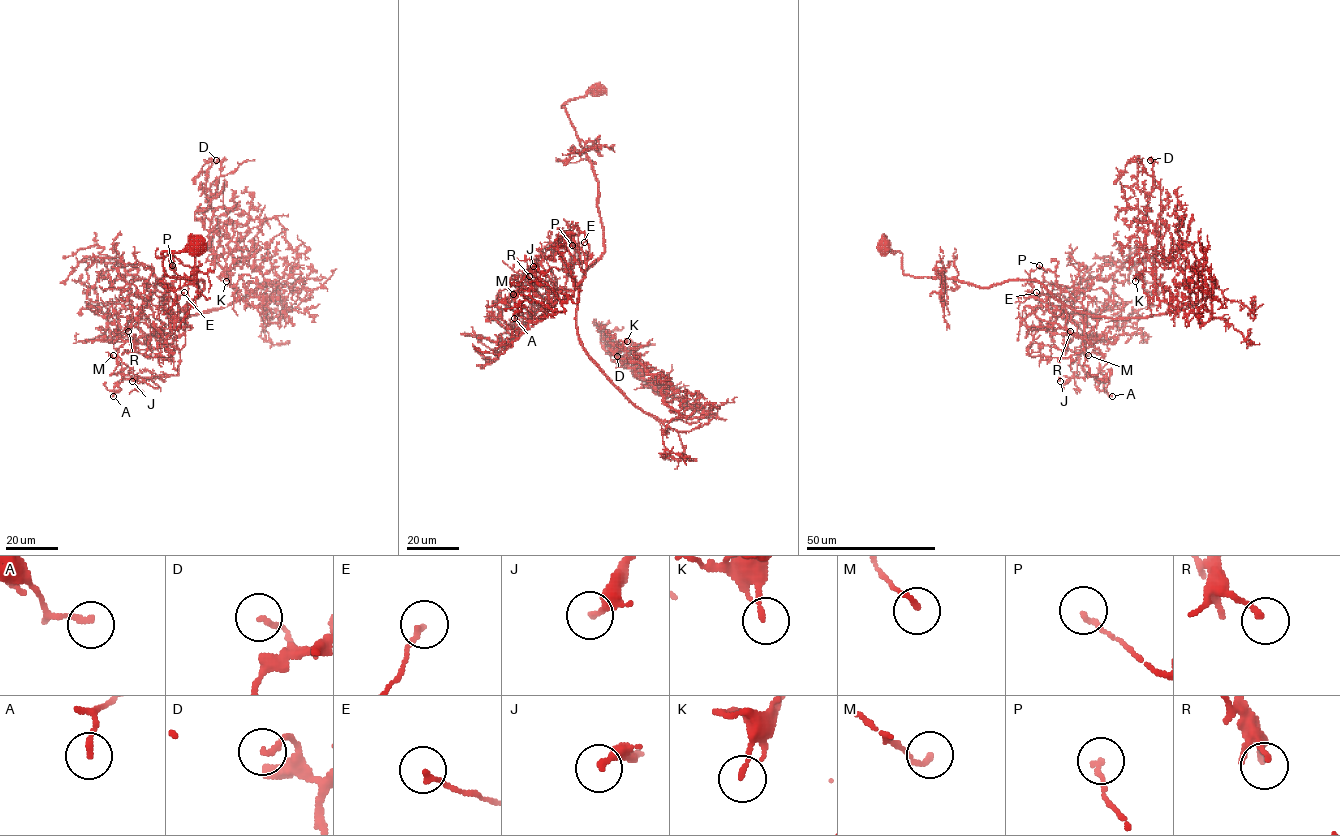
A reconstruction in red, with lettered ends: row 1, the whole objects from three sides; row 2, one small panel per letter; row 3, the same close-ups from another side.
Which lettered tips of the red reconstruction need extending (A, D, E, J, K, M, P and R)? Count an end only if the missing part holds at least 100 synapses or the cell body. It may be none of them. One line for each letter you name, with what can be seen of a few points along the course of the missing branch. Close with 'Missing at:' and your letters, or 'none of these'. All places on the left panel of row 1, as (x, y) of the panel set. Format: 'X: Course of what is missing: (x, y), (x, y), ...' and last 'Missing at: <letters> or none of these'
Missing at: none of these

